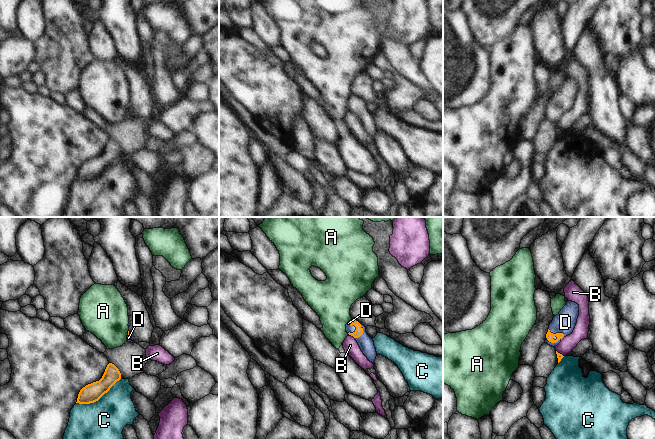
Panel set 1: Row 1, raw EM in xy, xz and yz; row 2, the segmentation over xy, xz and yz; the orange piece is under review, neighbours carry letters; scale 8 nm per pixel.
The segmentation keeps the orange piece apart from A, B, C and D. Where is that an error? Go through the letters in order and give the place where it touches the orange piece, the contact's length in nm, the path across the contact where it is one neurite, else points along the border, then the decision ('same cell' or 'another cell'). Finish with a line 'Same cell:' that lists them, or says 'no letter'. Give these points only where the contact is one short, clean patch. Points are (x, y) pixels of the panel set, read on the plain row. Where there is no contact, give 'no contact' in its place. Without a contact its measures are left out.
A: meets orange in xy at (128, 109); contact 30 nm long; another cell
B: meets orange in xz at (353, 112); contact 40 nm long; border along xz (351, 111), (354, 114); another cell
C: meets orange in xy at (98, 175); contact 420 nm long; another cell
D: meets orange in yz at (556, 109); contact 160 nm long; runs through yz (549, 111), (556, 109), (565, 98); same cell
Same cell: D

